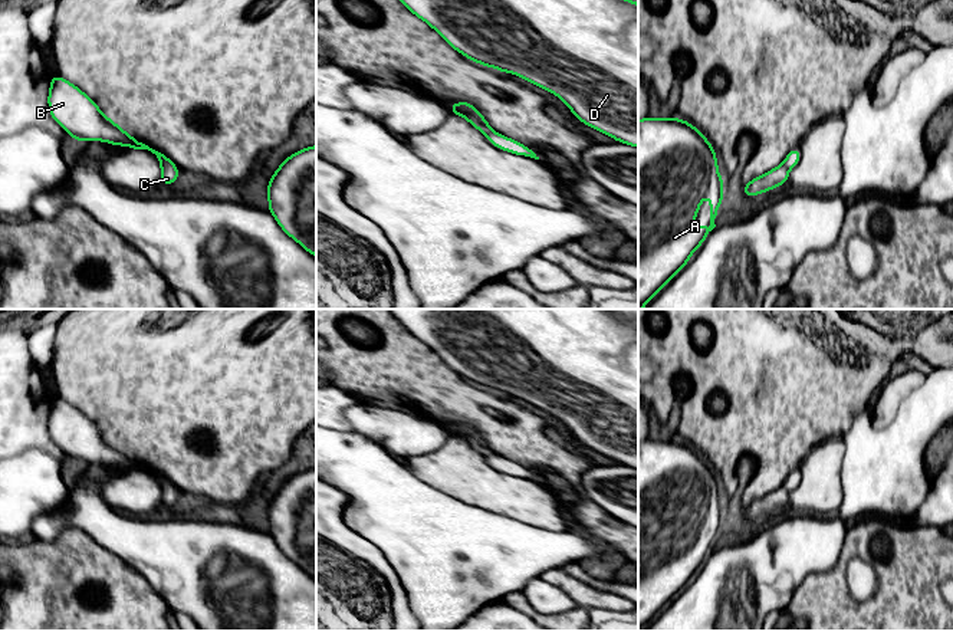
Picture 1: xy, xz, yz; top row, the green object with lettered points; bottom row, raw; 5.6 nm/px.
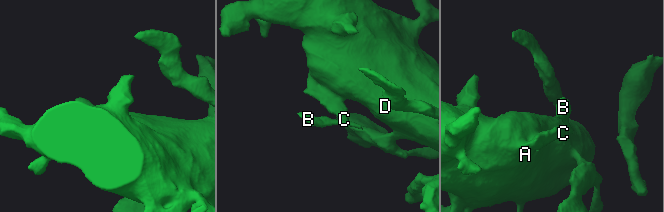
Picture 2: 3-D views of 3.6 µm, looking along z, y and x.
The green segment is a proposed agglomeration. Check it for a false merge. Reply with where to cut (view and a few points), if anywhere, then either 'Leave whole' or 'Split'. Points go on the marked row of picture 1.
Split along xy (160, 161), (173, 166). Split

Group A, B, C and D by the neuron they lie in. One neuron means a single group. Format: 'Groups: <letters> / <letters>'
Groups: A C D / B

